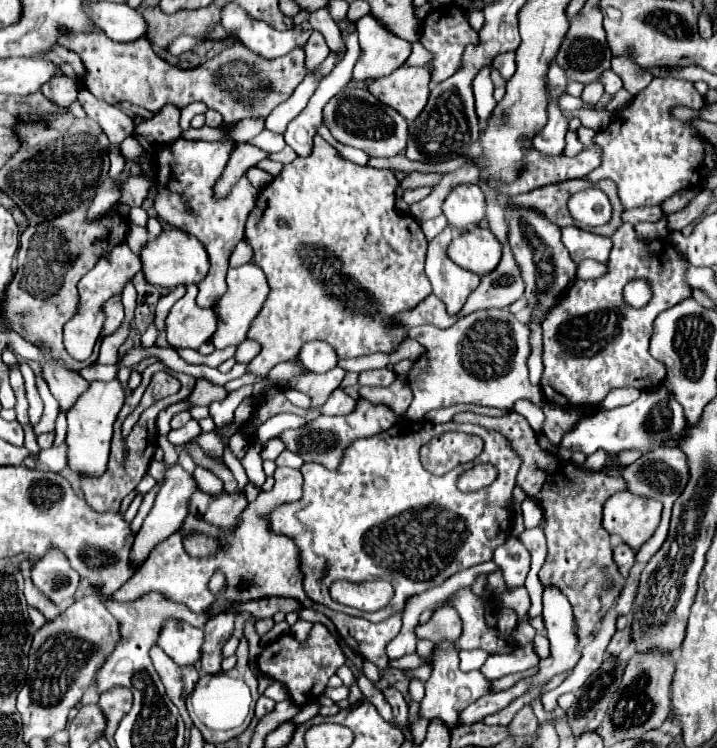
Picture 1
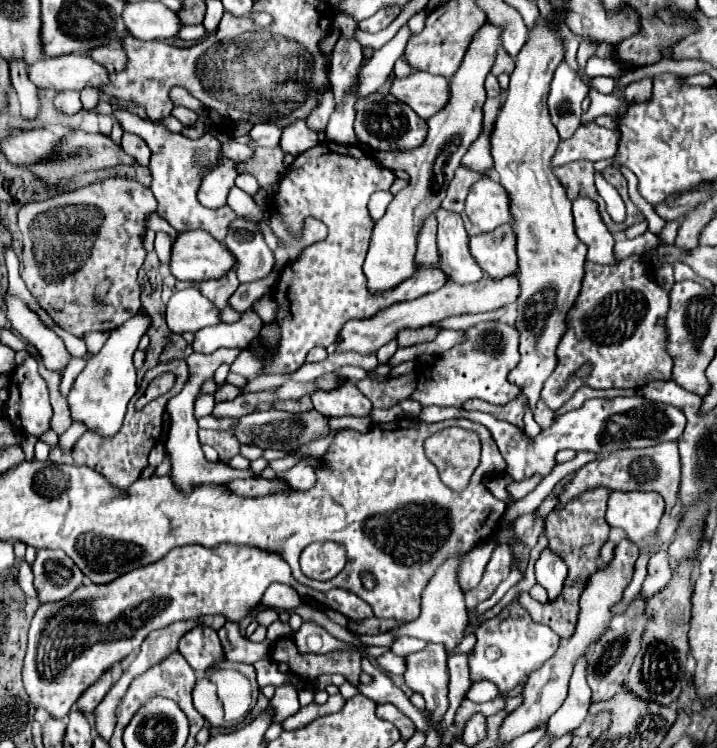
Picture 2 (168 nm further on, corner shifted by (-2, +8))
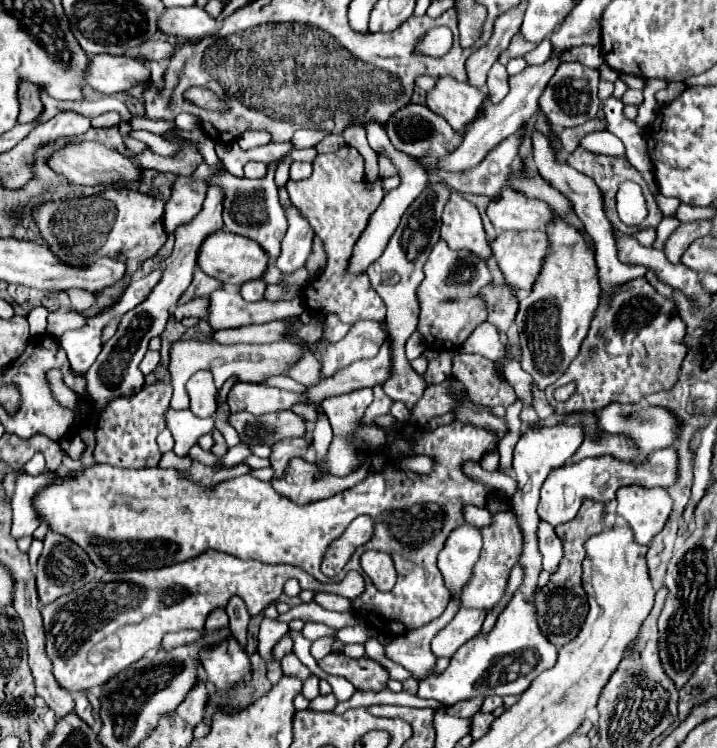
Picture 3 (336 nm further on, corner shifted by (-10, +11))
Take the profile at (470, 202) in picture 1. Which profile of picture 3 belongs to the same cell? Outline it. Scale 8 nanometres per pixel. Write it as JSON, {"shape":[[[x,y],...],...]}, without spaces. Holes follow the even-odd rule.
{"shape":[[[504,188],[502,196],[488,206],[490,222],[496,230],[546,230],[546,226],[556,218],[554,210],[534,198],[526,198],[520,192]]]}

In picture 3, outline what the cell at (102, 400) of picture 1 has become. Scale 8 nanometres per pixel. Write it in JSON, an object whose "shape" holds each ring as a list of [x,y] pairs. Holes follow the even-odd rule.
{"shape":[[[214,186],[208,188],[206,200],[202,210],[196,214],[196,218],[188,224],[182,224],[176,228],[176,244],[174,244],[174,252],[166,258],[164,262],[164,272],[160,282],[152,288],[150,296],[138,304],[134,310],[130,310],[128,314],[122,316],[122,322],[116,330],[116,334],[104,344],[98,360],[92,364],[92,368],[86,372],[86,380],[88,380],[88,394],[94,402],[94,408],[100,410],[102,406],[106,406],[108,402],[122,398],[122,396],[132,396],[136,394],[142,386],[144,386],[144,374],[140,372],[138,364],[142,362],[146,350],[148,350],[148,342],[152,336],[160,336],[164,332],[164,326],[170,318],[170,308],[176,306],[178,298],[184,294],[184,290],[190,286],[192,282],[192,274],[196,270],[196,256],[200,250],[200,244],[212,234],[224,228],[222,224],[222,192]]]}

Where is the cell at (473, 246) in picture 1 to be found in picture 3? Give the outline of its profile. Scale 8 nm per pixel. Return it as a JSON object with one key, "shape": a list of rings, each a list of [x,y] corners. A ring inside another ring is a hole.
{"shape":[[[504,232],[490,242],[492,254],[508,284],[532,290],[544,256],[550,252],[546,232]]]}

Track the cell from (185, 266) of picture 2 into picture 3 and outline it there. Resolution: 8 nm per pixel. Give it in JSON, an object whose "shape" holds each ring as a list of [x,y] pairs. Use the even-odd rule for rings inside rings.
{"shape":[[[222,230],[222,232],[210,234],[204,240],[200,254],[198,254],[198,264],[208,276],[212,276],[212,278],[220,280],[224,286],[232,288],[232,286],[242,286],[244,282],[262,278],[266,272],[266,266],[268,266],[268,254],[254,240],[248,240],[244,236],[236,236],[236,234]]]}

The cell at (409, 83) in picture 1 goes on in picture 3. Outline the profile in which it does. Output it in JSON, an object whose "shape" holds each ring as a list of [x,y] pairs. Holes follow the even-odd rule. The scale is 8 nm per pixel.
{"shape":[[[438,78],[436,88],[428,92],[428,108],[456,130],[462,132],[482,110],[486,92],[452,78]]]}

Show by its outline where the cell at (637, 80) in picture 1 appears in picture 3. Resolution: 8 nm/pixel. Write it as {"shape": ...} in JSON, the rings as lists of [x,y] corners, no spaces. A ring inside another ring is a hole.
{"shape":[[[670,82],[664,90],[660,90],[660,92],[656,92],[656,100],[658,100],[658,104],[660,106],[664,106],[664,104],[668,104],[668,102],[672,102],[682,90],[686,88],[686,84],[684,82]]]}

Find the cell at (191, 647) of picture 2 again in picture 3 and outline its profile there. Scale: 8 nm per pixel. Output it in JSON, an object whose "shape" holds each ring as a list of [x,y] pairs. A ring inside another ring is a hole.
{"shape":[[[226,640],[220,646],[204,652],[202,666],[206,670],[206,678],[218,690],[232,690],[242,682],[242,678],[252,674],[250,658],[238,640]]]}

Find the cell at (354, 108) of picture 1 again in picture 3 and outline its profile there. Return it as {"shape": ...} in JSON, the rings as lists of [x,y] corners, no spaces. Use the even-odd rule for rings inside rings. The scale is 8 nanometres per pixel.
{"shape":[[[408,104],[406,108],[398,110],[384,128],[398,150],[416,158],[422,158],[422,156],[444,158],[452,154],[464,140],[462,134],[458,134],[442,116],[436,116],[434,112],[430,112],[428,106],[420,106],[420,104]]]}

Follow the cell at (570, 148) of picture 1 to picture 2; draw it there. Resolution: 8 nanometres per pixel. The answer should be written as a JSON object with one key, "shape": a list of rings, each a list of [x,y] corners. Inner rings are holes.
{"shape":[[[590,91],[588,97],[590,97],[590,109],[584,113],[584,123],[592,123],[600,115],[618,115],[628,107],[624,99],[616,99],[614,95],[602,95],[598,91]]]}

